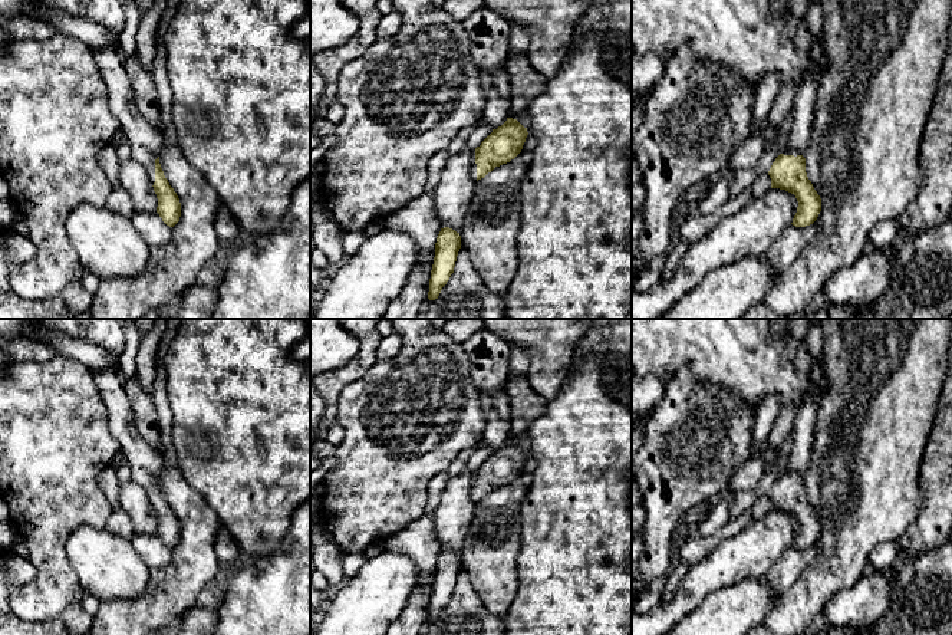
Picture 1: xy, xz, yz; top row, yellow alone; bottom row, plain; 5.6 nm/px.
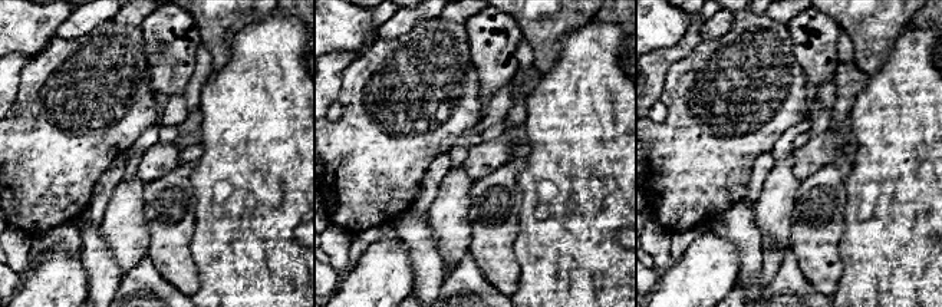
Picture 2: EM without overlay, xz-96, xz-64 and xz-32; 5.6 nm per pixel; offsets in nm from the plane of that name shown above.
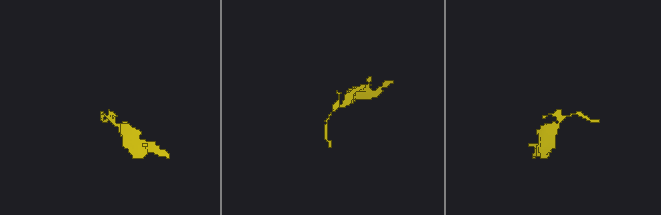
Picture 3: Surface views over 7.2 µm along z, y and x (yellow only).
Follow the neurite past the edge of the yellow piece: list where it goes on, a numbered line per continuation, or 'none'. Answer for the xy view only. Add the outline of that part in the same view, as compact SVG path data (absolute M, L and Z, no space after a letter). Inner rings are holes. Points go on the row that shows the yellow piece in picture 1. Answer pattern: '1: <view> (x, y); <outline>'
1: xy (147, 144); M103 47L93 52L93 62L108 89L108 103L131 145L131 158L141 162L155 182L155 159L161 155L161 134L139 113L134 88L126 73L126 56L121 49Z

